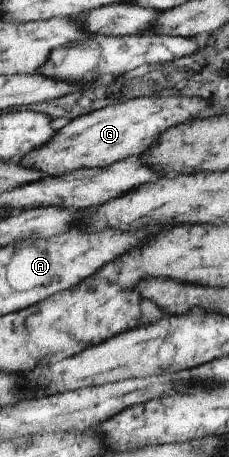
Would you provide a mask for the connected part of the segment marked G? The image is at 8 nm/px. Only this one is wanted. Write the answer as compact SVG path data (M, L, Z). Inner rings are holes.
M146 96L128 99L126 102L113 102L107 107L72 119L58 129L48 142L16 161L26 168L57 177L78 169L109 167L128 157L138 158L157 141L163 130L184 121L194 121L194 114L202 109L213 108L210 102L206 102L208 100L204 98L186 96Z

